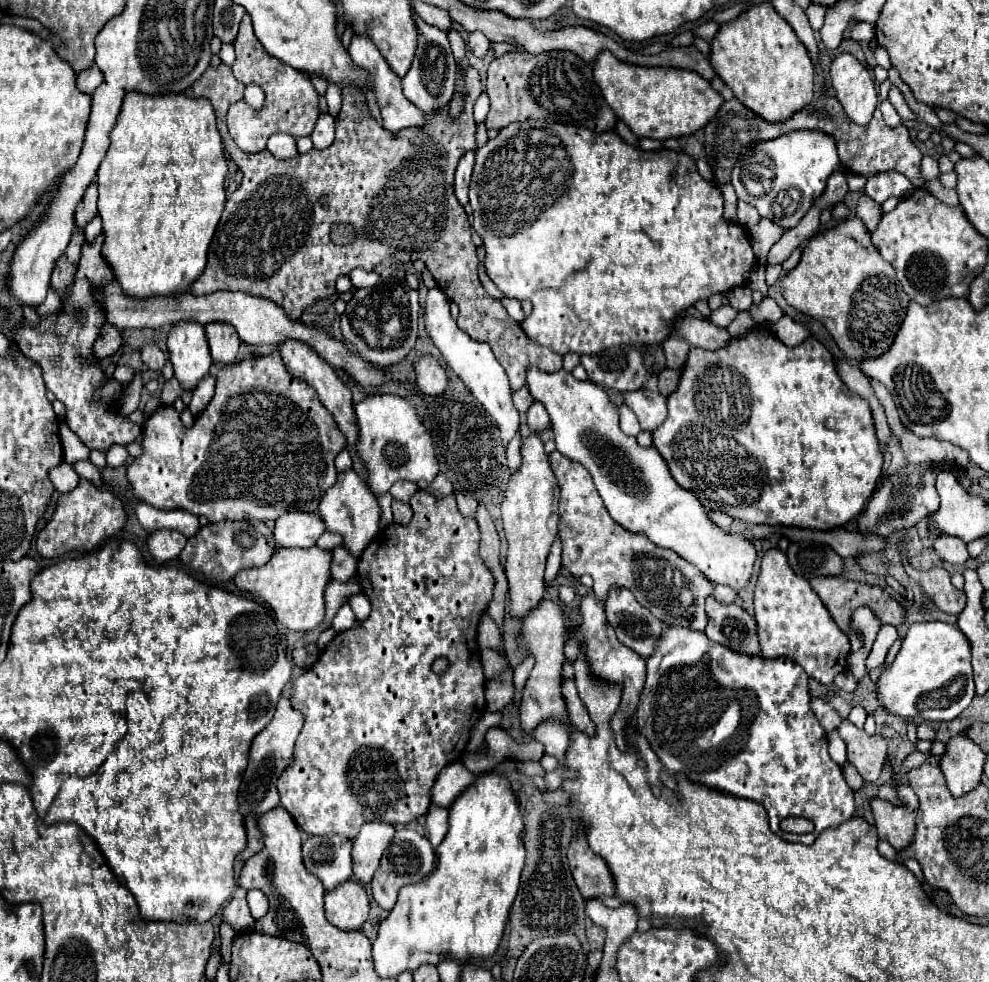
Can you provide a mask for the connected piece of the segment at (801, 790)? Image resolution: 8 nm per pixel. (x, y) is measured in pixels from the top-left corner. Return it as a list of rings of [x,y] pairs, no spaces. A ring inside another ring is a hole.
[[[668,626],[666,630],[662,630],[662,638],[658,638],[654,654],[646,660],[646,668],[648,668],[648,676],[646,676],[644,690],[640,694],[638,710],[636,710],[636,730],[648,738],[652,750],[658,754],[658,758],[666,766],[666,772],[662,774],[662,782],[668,788],[674,790],[674,778],[672,776],[682,772],[682,774],[686,774],[694,782],[706,784],[710,788],[722,790],[722,792],[732,794],[732,796],[740,796],[740,798],[748,798],[748,800],[760,802],[766,808],[766,812],[768,812],[772,832],[778,834],[784,840],[800,842],[800,844],[812,844],[822,830],[834,828],[840,822],[852,818],[852,814],[854,814],[854,792],[846,784],[840,766],[828,756],[826,732],[820,726],[820,722],[814,716],[814,712],[810,710],[808,676],[806,676],[806,672],[796,662],[792,662],[790,658],[764,658],[764,656],[738,654],[734,650],[726,650],[726,646],[718,646],[716,642],[710,642],[710,638],[706,638],[704,632],[690,630],[690,628],[678,628],[678,626]],[[786,816],[804,816],[804,818],[810,818],[814,822],[814,832],[810,832],[810,834],[790,834],[790,832],[784,832],[780,828],[780,820],[786,818]]]

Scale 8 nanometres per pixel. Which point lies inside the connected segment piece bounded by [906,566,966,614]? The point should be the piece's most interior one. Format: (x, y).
(935, 582)

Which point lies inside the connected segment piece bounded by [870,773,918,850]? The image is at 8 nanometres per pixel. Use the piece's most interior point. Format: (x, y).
(894, 823)

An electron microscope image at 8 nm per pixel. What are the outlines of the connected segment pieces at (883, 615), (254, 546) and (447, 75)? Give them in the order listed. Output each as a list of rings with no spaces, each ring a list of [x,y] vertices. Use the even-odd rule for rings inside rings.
[[[820,576],[820,578],[814,578],[810,584],[812,584],[814,592],[820,596],[820,600],[824,602],[826,610],[832,614],[838,628],[846,634],[852,630],[852,612],[860,606],[868,606],[874,612],[874,616],[880,618],[880,622],[884,622],[884,624],[892,624],[892,626],[898,628],[900,624],[906,622],[904,606],[898,600],[894,600],[880,586],[870,586],[870,584],[864,584],[864,582],[852,582],[852,580],[846,580],[842,576],[826,576],[826,578]]]
[[[218,522],[218,524],[208,524],[198,530],[192,538],[188,538],[182,554],[178,556],[180,562],[198,574],[206,576],[212,582],[224,582],[232,580],[238,570],[250,570],[264,566],[266,560],[274,554],[274,548],[268,544],[268,540],[254,530],[252,524],[248,522]]]
[[[414,14],[414,24],[418,30],[418,48],[412,62],[412,68],[402,78],[402,90],[410,102],[414,102],[424,114],[432,114],[438,108],[444,108],[454,94],[454,78],[456,78],[456,62],[446,38],[444,30],[430,26]]]

